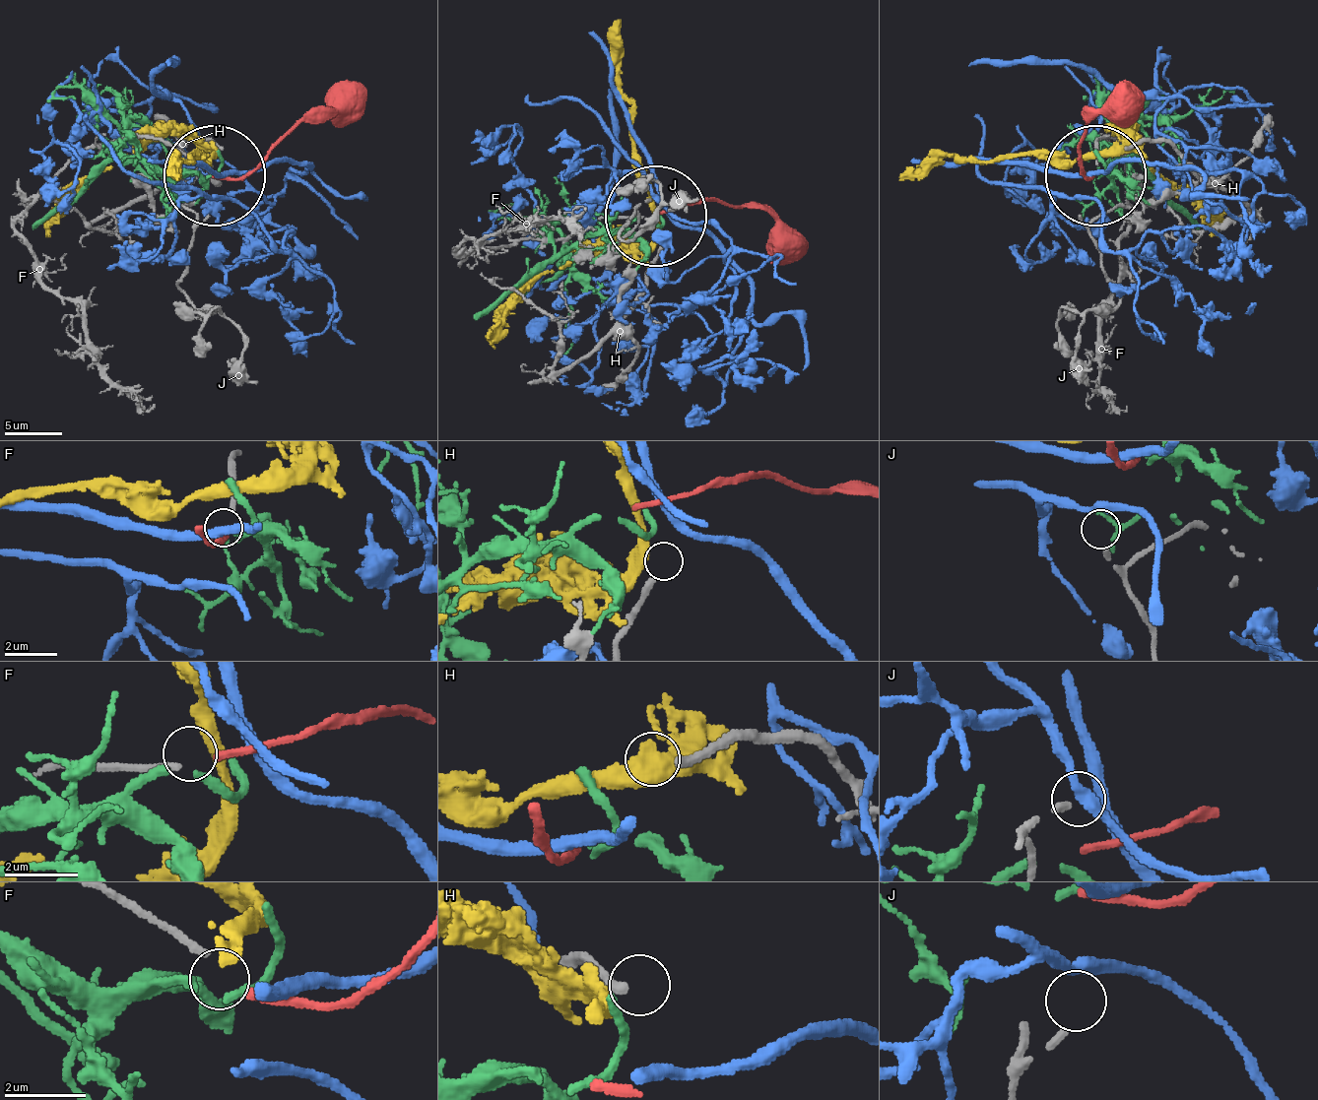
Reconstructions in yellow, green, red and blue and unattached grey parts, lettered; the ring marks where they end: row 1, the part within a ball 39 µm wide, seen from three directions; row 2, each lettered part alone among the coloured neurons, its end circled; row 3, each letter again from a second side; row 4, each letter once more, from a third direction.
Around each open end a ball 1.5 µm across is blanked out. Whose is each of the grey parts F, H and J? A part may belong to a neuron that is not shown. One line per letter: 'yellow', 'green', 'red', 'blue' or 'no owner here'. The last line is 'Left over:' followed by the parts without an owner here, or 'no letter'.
F: red
H: no owner here
J: blue
Left over: H

